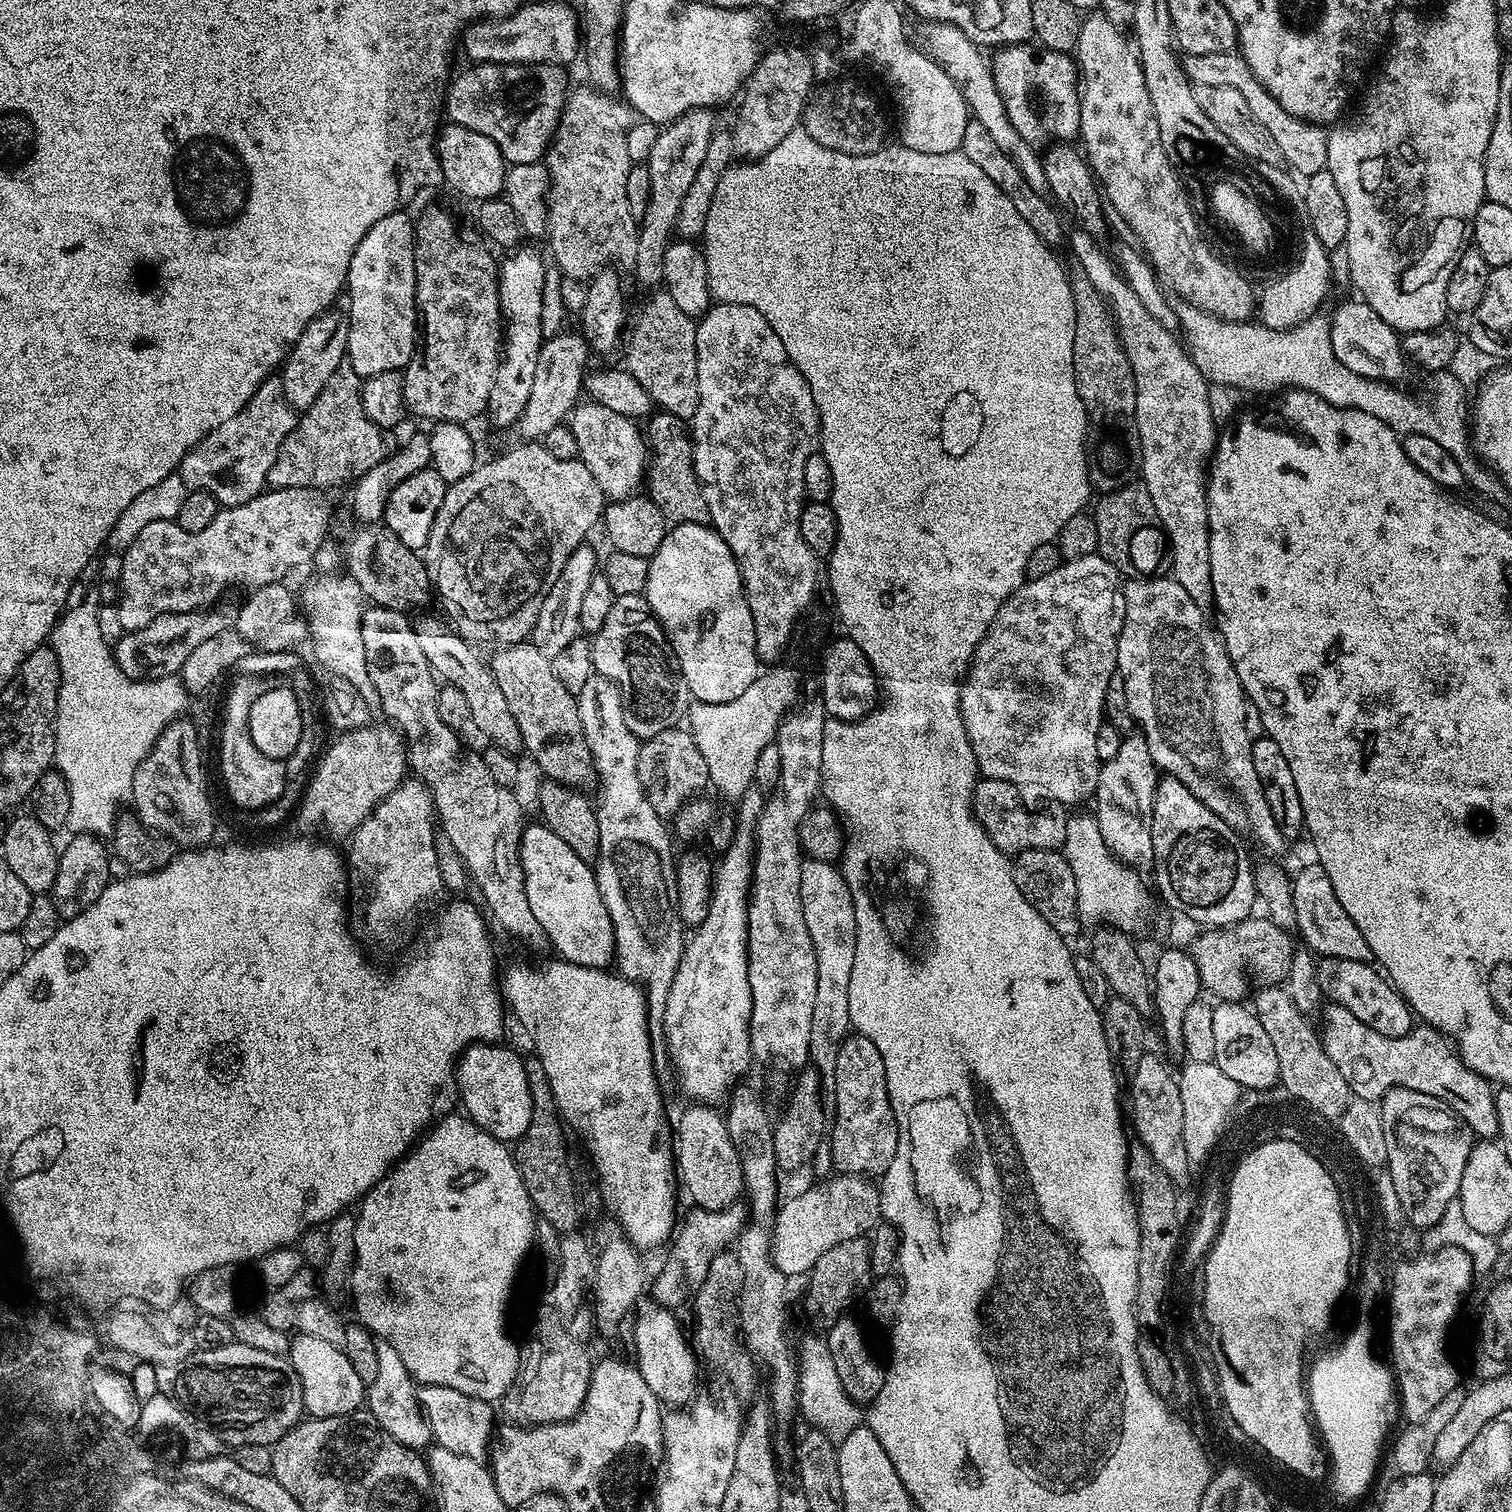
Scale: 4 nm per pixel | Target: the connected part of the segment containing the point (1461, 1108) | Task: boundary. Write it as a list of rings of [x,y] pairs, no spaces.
[[[1328,1002],[1323,1005],[1324,1032],[1322,1043],[1330,1061],[1346,1080],[1351,1095],[1357,1100],[1379,1101],[1391,1088],[1418,1090],[1430,1094],[1452,1109],[1459,1119],[1480,1138],[1499,1137],[1496,1092],[1485,1076],[1478,1075],[1456,1051],[1453,1041],[1437,1028],[1413,1027],[1402,1038],[1386,1038],[1358,1022],[1346,1006]]]

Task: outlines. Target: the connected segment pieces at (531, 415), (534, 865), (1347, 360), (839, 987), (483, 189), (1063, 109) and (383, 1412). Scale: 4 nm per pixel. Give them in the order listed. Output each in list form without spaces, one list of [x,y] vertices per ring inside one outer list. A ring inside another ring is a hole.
[[[564,332],[561,336],[549,335],[545,339],[538,354],[538,367],[534,369],[534,387],[530,389],[530,402],[518,421],[518,429],[524,435],[521,437],[542,438],[550,434],[554,426],[567,421],[572,409],[581,399],[586,369],[589,367],[587,364],[590,349],[583,336],[572,332]]]
[[[529,823],[520,840],[520,861],[526,882],[526,898],[534,918],[542,925],[547,943],[557,948],[570,964],[607,969],[616,959],[614,925],[606,914],[606,902],[598,890],[596,873],[589,861],[578,858],[547,824]]]
[[[1363,302],[1344,304],[1336,313],[1331,313],[1332,345],[1334,354],[1342,366],[1354,370],[1354,374],[1362,374],[1362,378],[1375,380],[1383,378],[1388,382],[1400,382],[1404,376],[1406,353],[1402,347],[1401,337],[1395,328],[1391,328],[1370,306]]]
[[[805,859],[799,894],[802,895],[803,918],[814,943],[818,965],[818,985],[814,998],[814,1015],[811,1019],[809,1063],[820,1076],[820,1093],[823,1094],[825,1117],[833,1117],[837,1108],[838,1050],[851,1031],[849,1018],[850,973],[857,949],[857,919],[854,917],[853,896],[845,878],[831,862]]]
[[[451,122],[445,125],[445,128],[443,125],[439,129],[434,140],[443,183],[448,183],[458,195],[474,200],[473,202],[499,197],[504,190],[506,161],[498,146],[494,146],[494,142],[486,138],[486,134],[478,134],[478,130],[466,130],[466,126]]]
[[[1031,43],[1000,46],[993,52],[992,77],[1006,114],[1022,139],[1033,146],[1075,141],[1080,134],[1080,86],[1075,59],[1062,52],[1041,51]]]
[[[377,1339],[376,1349],[378,1378],[374,1378],[374,1382],[367,1385],[367,1411],[380,1423],[382,1430],[390,1434],[390,1438],[402,1442],[402,1446],[413,1450],[427,1449],[433,1443],[432,1431],[416,1397],[418,1387],[416,1381],[412,1379],[412,1375],[406,1370],[406,1365],[402,1363],[402,1358],[395,1352],[394,1346],[390,1346],[390,1342]]]

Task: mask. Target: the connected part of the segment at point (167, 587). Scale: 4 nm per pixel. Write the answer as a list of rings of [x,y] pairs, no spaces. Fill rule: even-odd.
[[[319,488],[265,490],[250,498],[250,502],[242,502],[242,506],[221,507],[220,512],[214,514],[214,522],[198,530],[198,534],[182,530],[175,520],[150,522],[150,526],[146,526],[142,534],[138,534],[138,538],[134,538],[134,542],[130,542],[130,546],[122,552],[116,608],[125,632],[142,630],[164,614],[199,612],[215,605],[227,588],[253,590],[283,581],[287,572],[310,563],[319,554],[324,535],[328,532],[328,523],[332,520],[332,495],[331,491]]]

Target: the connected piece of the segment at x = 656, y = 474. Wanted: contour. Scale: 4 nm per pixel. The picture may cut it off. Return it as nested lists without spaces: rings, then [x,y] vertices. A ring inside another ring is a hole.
[[[656,410],[647,417],[646,439],[650,455],[646,469],[646,495],[654,502],[654,506],[658,506],[658,510],[662,510],[669,525],[711,525],[710,506],[706,506],[706,494],[694,466],[692,441],[689,433],[680,428],[683,428],[681,421],[669,412]]]

